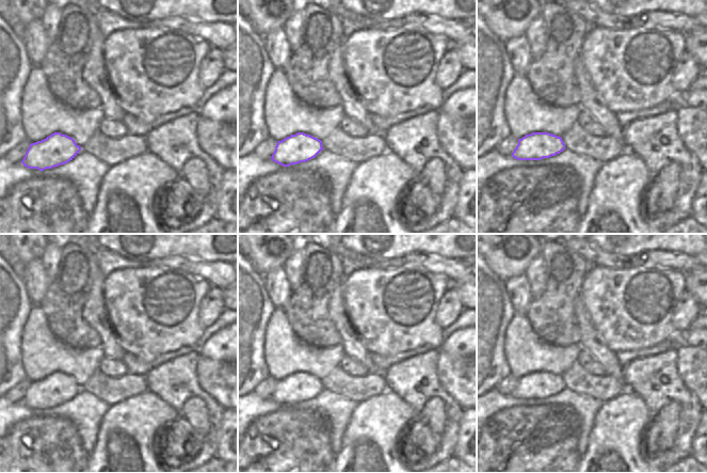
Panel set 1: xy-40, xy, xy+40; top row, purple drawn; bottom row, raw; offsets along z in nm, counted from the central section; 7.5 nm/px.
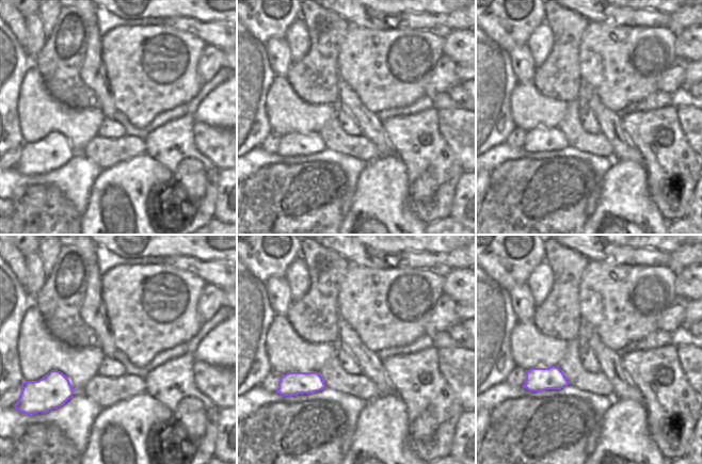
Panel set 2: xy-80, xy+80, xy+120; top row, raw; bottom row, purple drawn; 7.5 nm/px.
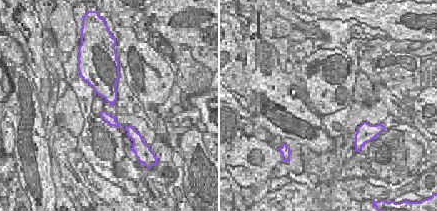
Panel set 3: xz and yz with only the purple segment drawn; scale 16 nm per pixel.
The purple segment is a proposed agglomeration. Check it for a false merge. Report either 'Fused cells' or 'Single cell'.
Fused cells.

